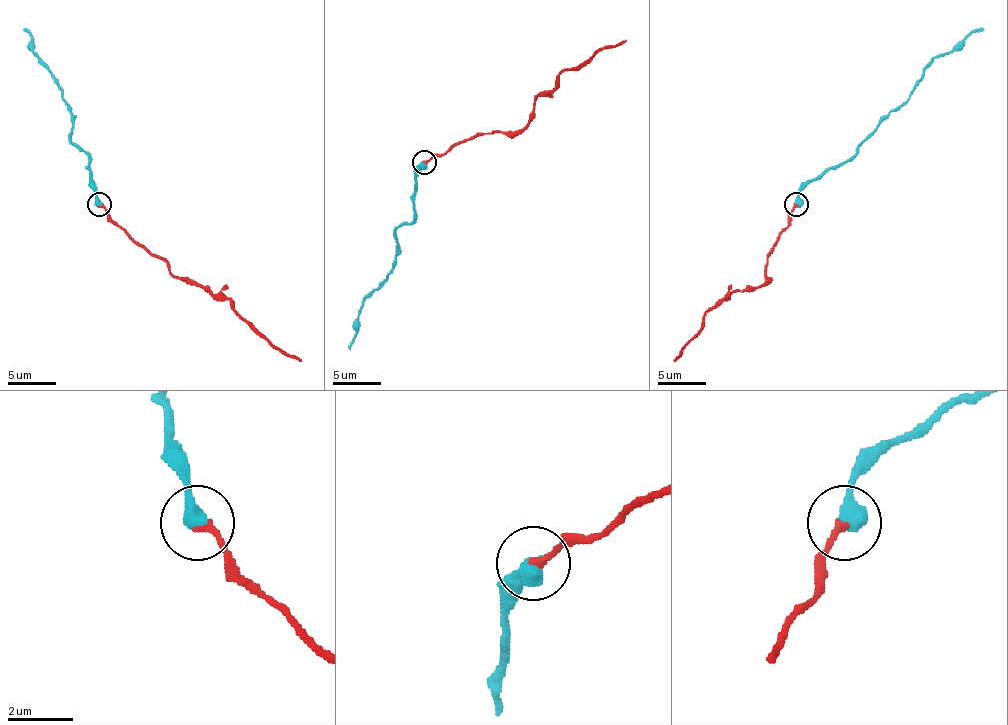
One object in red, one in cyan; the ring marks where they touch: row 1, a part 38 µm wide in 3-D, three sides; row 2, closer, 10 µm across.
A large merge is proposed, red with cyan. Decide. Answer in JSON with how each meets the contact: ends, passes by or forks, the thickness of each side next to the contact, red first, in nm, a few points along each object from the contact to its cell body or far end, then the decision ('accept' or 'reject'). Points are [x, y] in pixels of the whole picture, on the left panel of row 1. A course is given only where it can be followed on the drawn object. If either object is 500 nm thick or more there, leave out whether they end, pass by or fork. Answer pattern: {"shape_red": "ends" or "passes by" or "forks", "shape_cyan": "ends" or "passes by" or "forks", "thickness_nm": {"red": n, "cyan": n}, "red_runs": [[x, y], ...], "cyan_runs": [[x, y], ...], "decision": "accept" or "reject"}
{"thickness_nm": {"red": 200, "cyan": 550}, "red_runs": [[99, 205], [141, 244], [160, 256], [175, 275], [194, 280], [223, 295], [274, 346], [301, 360]], "cyan_runs": [[99, 205], [90, 159], [70, 139], [73, 112], [48, 66], [34, 52], [34, 40], [24, 30]], "decision": "accept"}

